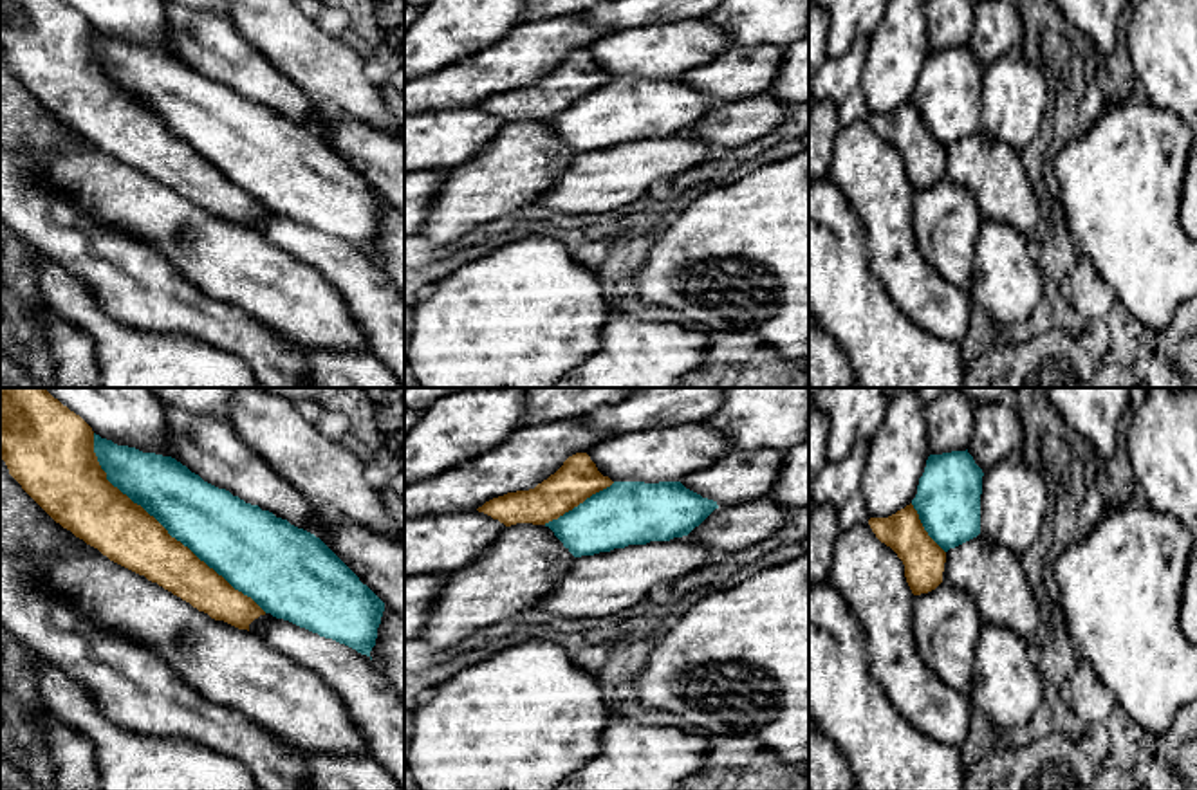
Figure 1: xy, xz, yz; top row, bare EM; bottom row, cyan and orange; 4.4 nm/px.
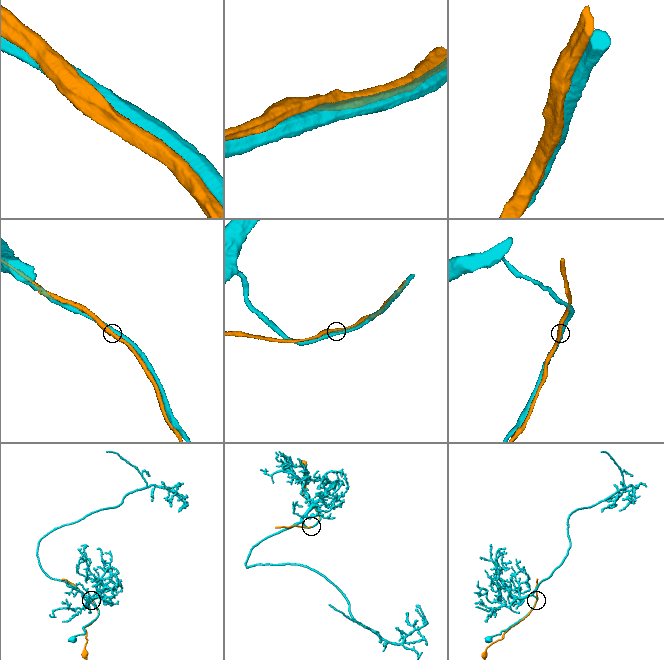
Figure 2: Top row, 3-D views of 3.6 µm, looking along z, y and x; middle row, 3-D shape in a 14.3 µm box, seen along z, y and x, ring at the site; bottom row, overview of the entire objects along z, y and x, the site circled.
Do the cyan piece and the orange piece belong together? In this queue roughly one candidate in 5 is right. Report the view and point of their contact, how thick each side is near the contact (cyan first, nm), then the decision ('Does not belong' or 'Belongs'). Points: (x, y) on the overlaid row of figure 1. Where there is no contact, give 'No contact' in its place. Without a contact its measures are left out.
Touches cyan at xy (165, 527). Thickness 320 nm (cyan) against 280 nm. Does not belong

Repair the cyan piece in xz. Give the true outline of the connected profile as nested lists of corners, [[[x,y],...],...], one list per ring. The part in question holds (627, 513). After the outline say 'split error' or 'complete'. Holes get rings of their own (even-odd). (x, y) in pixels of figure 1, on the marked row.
[[[614,482],[545,527],[581,557],[688,536],[715,509],[681,482]]]; complete

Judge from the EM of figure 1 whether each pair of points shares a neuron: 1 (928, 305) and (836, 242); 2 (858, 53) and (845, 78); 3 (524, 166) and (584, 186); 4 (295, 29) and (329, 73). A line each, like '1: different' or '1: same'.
1: different
2: same
3: different
4: same

